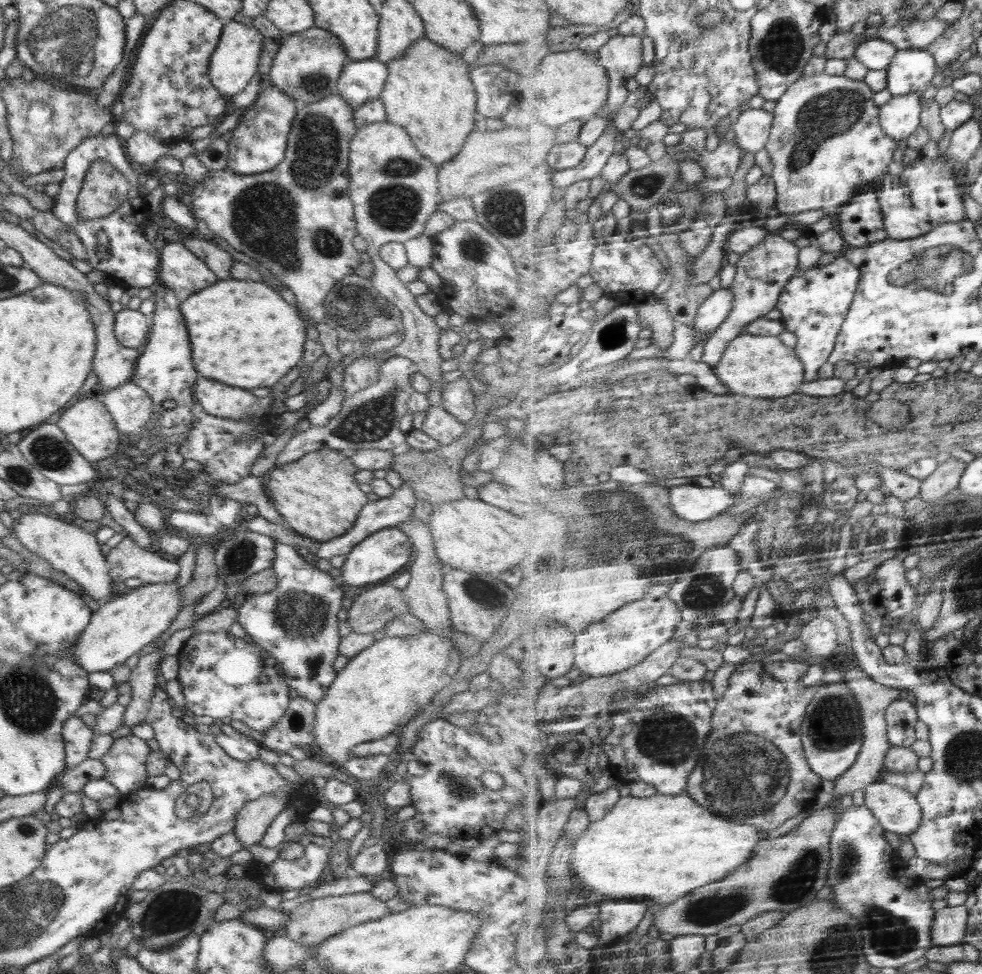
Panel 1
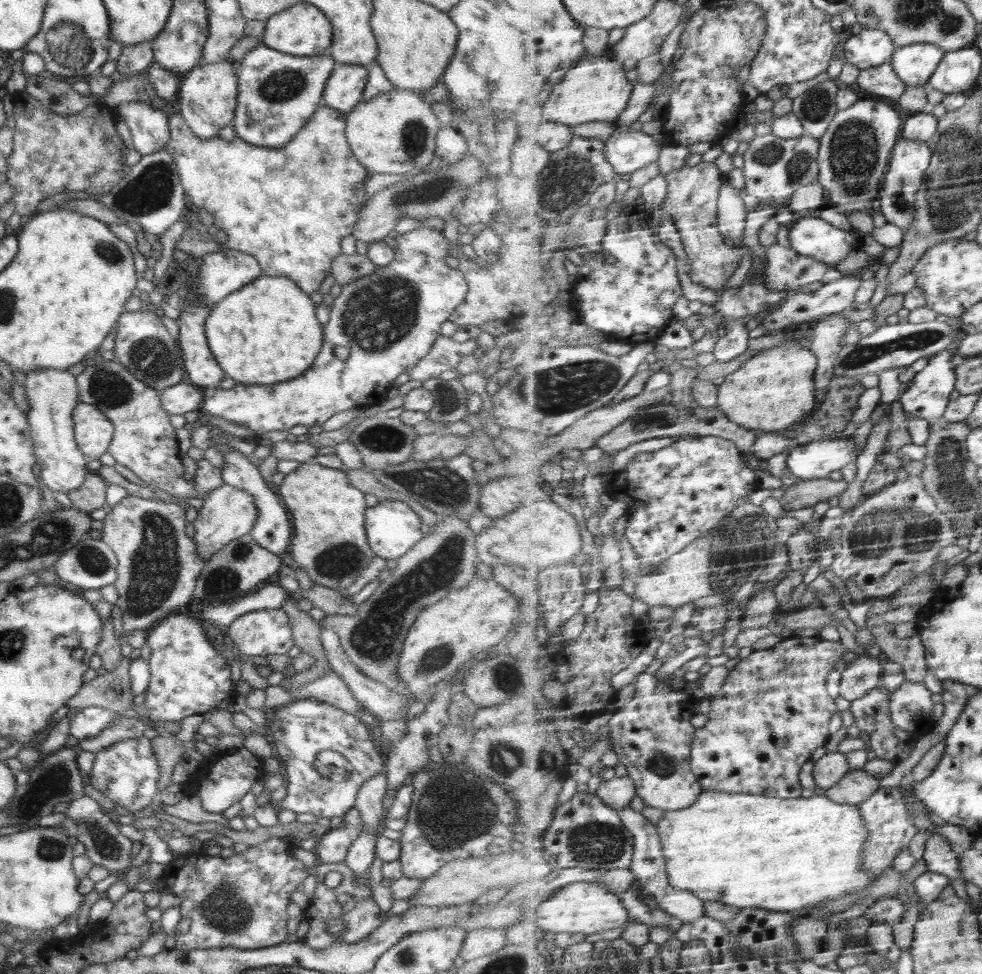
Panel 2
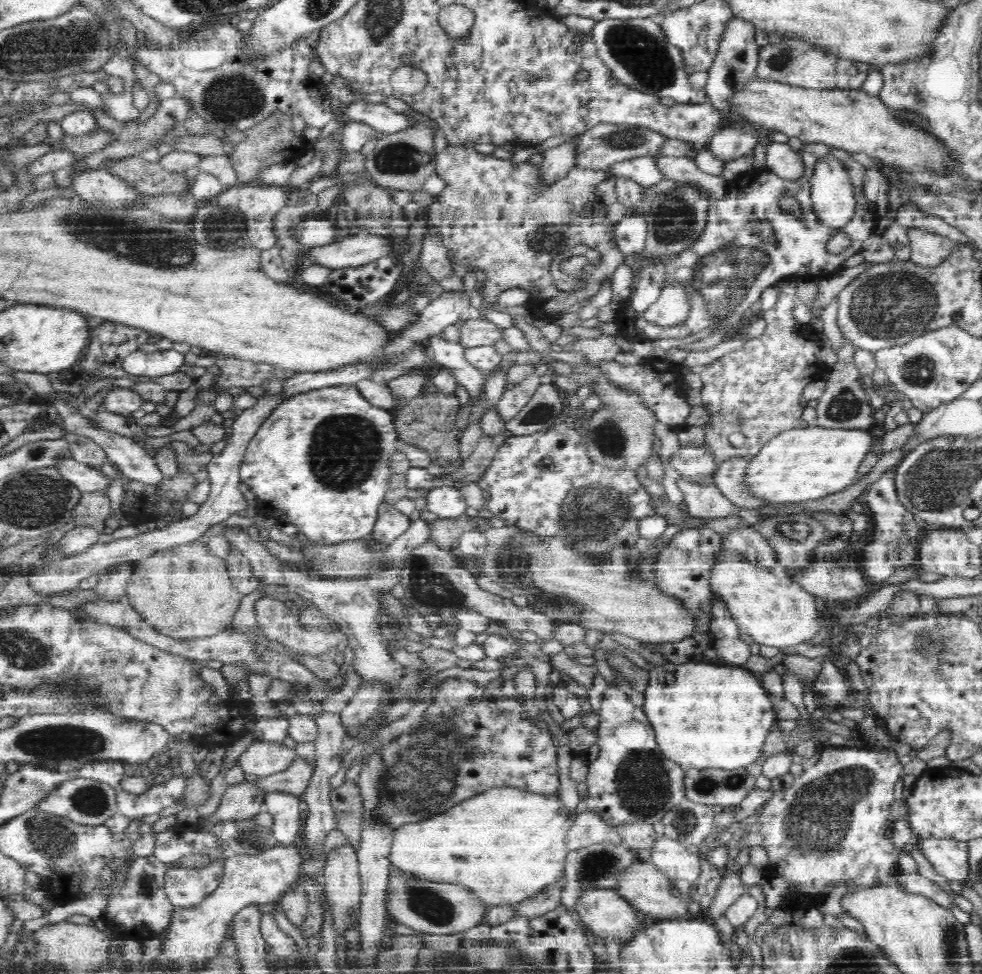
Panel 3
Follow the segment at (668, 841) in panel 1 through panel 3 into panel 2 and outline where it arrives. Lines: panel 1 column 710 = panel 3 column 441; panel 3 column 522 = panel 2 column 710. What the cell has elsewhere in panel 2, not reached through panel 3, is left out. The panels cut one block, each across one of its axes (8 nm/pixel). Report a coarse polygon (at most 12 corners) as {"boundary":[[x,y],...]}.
{"boundary":[[705,790],[657,829],[671,886],[809,910],[864,872],[860,806]]}

